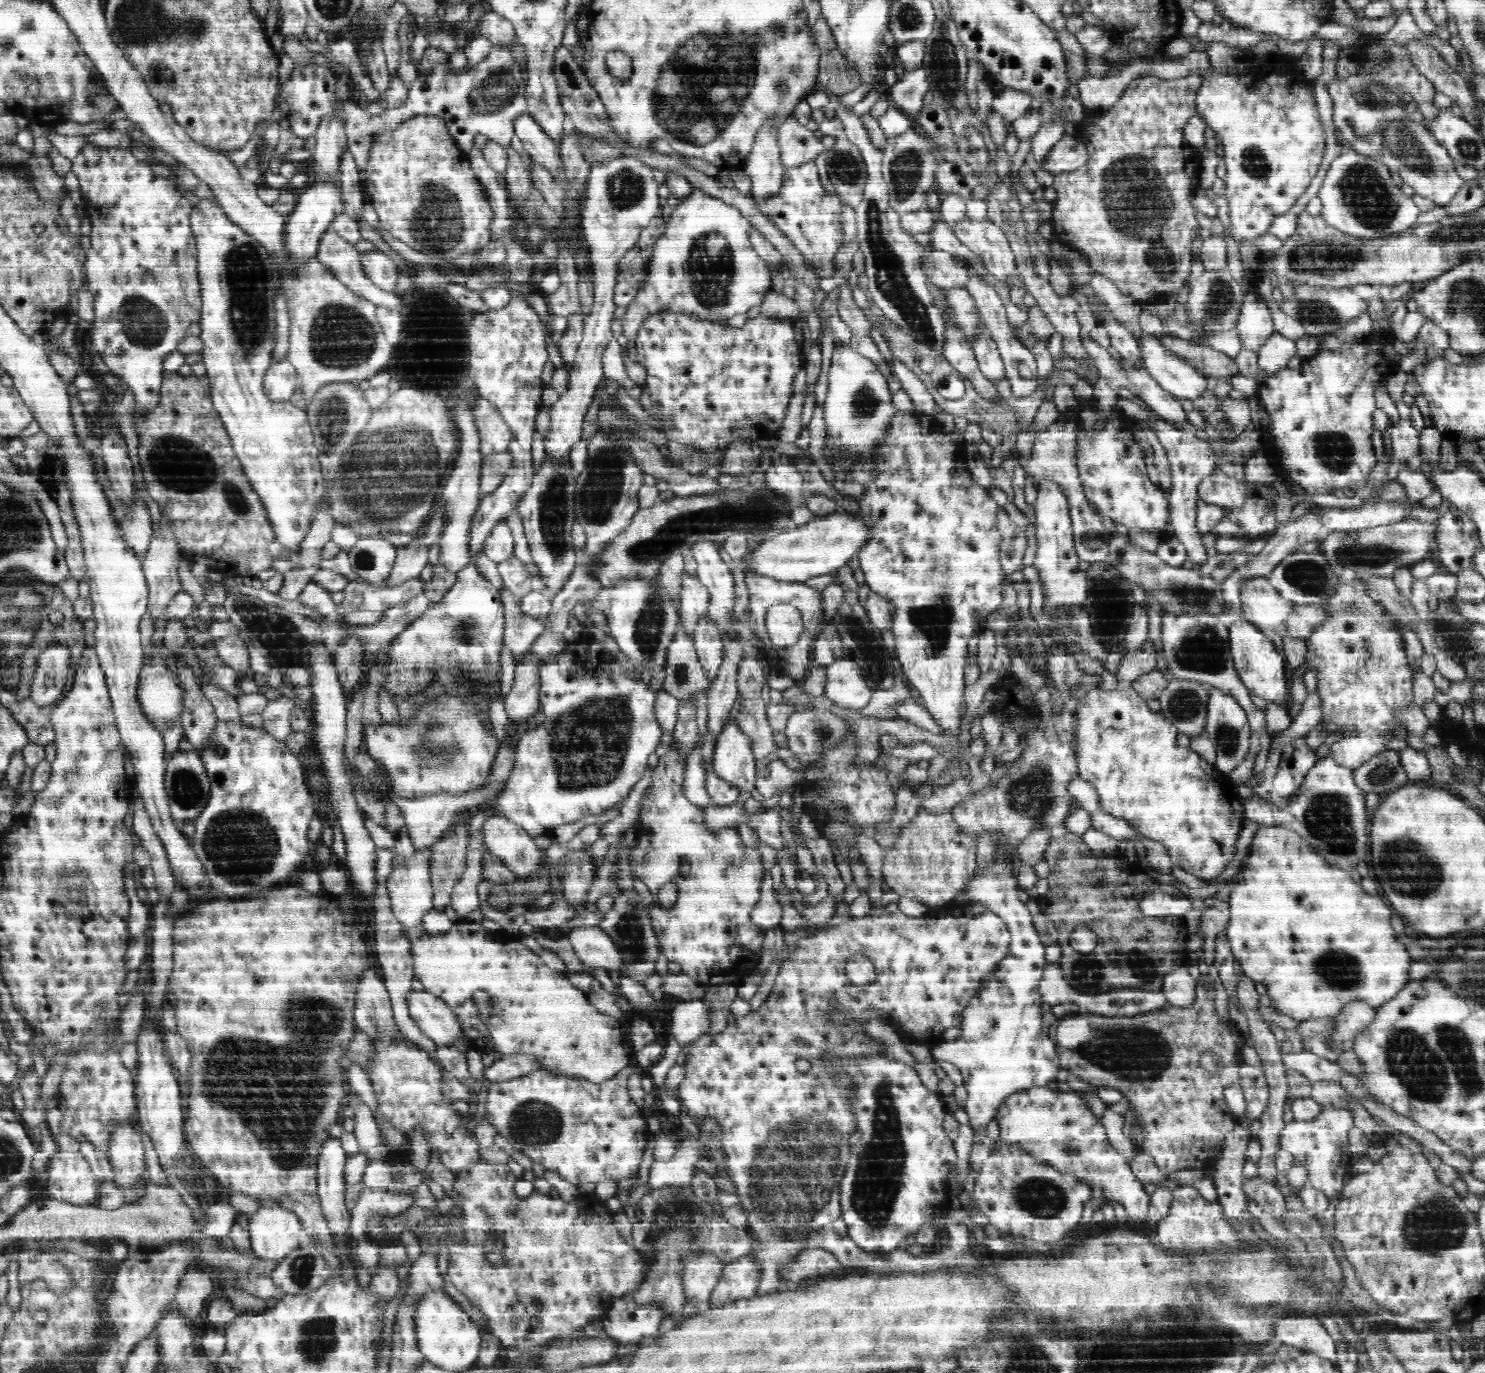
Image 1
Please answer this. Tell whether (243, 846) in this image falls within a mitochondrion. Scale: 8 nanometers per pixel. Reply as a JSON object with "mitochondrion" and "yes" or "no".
{"mitochondrion":"yes"}

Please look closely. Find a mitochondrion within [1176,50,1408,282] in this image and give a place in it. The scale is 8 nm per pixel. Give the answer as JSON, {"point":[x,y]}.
{"point":[1365,192]}

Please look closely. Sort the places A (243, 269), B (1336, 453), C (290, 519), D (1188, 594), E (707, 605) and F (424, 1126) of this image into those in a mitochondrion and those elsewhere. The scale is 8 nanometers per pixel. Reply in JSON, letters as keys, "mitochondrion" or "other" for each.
{"A":"mitochondrion","B":"mitochondrion","C":"other","D":"mitochondrion","E":"other","F":"other"}

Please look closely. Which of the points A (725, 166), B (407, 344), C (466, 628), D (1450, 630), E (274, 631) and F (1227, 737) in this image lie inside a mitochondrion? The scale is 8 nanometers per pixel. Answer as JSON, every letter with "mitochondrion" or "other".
{"A":"other","B":"other","C":"mitochondrion","D":"mitochondrion","E":"mitochondrion","F":"mitochondrion"}

